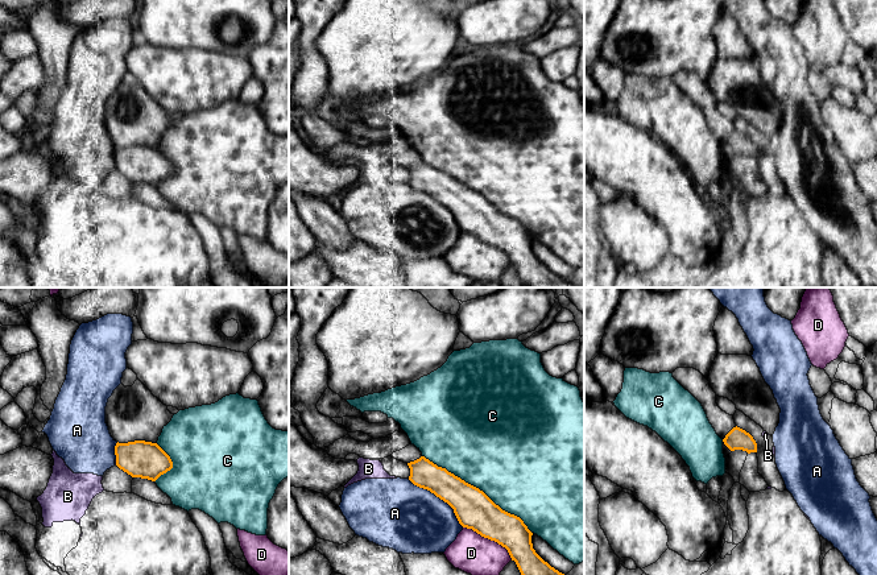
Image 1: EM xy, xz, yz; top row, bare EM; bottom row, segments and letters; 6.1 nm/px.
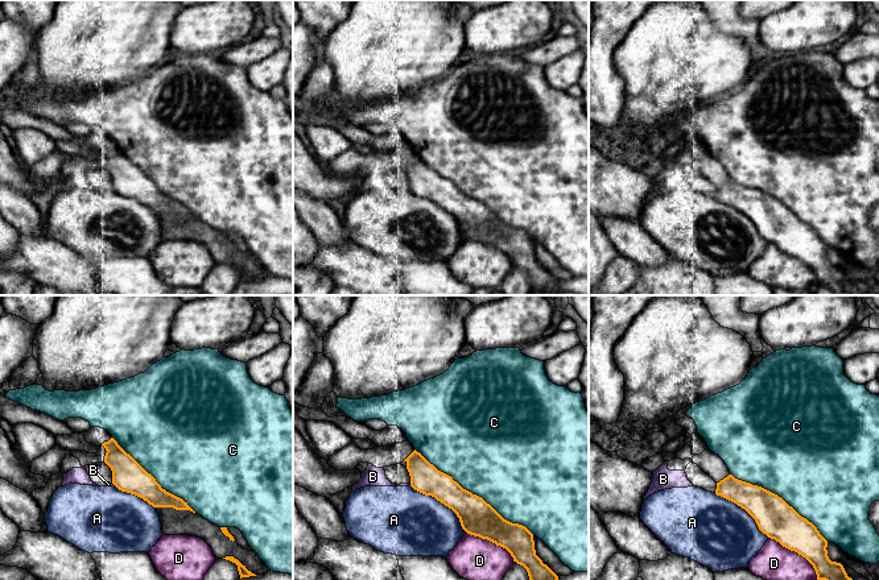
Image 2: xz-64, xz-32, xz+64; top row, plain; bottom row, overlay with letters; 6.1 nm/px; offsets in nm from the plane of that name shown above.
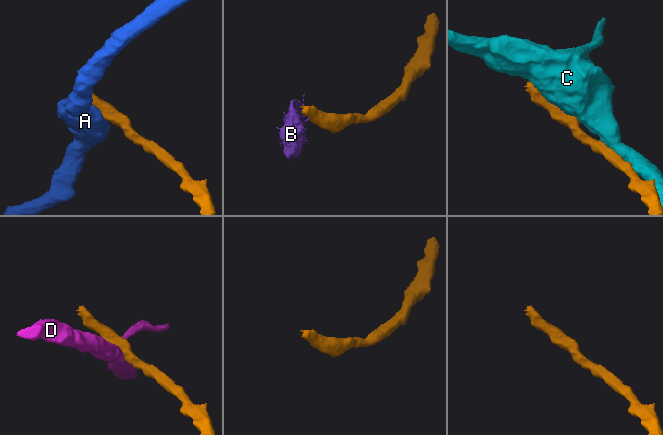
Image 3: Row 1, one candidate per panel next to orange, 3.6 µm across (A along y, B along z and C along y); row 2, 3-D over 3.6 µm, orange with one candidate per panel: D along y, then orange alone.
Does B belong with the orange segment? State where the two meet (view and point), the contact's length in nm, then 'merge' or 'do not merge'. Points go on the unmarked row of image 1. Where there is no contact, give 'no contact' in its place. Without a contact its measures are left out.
xy (116, 166) | 40 nm | do not merge

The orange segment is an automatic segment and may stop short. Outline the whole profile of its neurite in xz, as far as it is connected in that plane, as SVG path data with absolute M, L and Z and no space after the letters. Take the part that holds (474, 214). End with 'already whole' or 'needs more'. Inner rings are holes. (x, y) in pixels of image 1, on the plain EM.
M425 161L408 167L408 170L410 173L409 185L414 190L430 195L447 207L454 214L454 218L463 232L472 233L481 241L505 252L525 285L529 285L530 288L582 288L567 282L545 266L533 253L533 237L524 226L520 222L502 215L483 195L466 187L446 173L438 171Z; already whole

